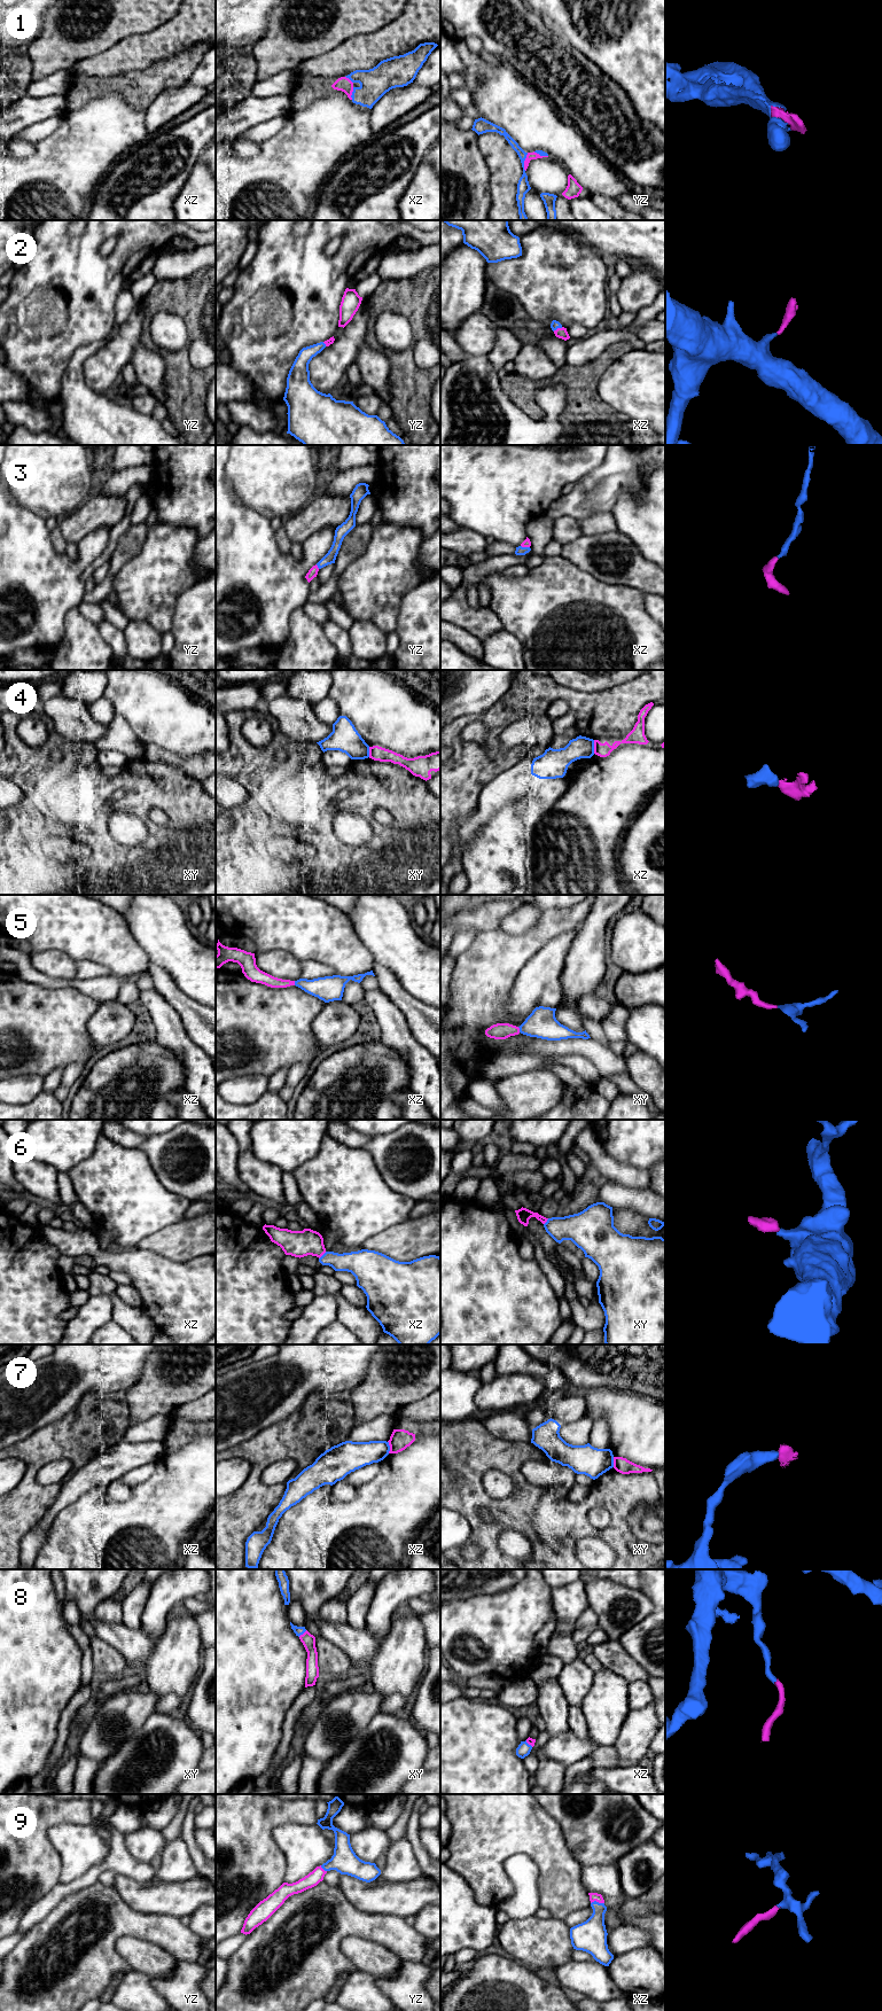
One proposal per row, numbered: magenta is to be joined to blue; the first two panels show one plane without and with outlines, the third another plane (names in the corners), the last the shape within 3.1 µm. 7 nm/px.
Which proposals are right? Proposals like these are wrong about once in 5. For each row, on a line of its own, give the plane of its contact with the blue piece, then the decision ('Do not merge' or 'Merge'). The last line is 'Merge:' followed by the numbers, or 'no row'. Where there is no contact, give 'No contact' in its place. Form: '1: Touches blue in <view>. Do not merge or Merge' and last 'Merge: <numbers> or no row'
1: Touches blue in yz. Merge
2: Touches blue in xz. Merge
3: Touches blue in yz. Merge
4: Touches blue in xz. Do not merge
5: Touches blue in xy. Merge
6: Touches blue in xz. Merge
7: Touches blue in xz. Do not merge
8: Touches blue in xy. Merge
9: Touches blue in xz. Merge
Merge: 1, 2, 3, 5, 6, 8, 9

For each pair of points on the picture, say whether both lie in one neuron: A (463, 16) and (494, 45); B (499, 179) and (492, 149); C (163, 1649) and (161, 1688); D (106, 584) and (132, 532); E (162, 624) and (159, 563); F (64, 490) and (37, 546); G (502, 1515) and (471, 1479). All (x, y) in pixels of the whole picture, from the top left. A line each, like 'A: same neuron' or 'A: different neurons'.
A: same neuron
B: same neuron
C: same neuron
D: same neuron
E: same neuron
F: different neurons
G: same neuron

